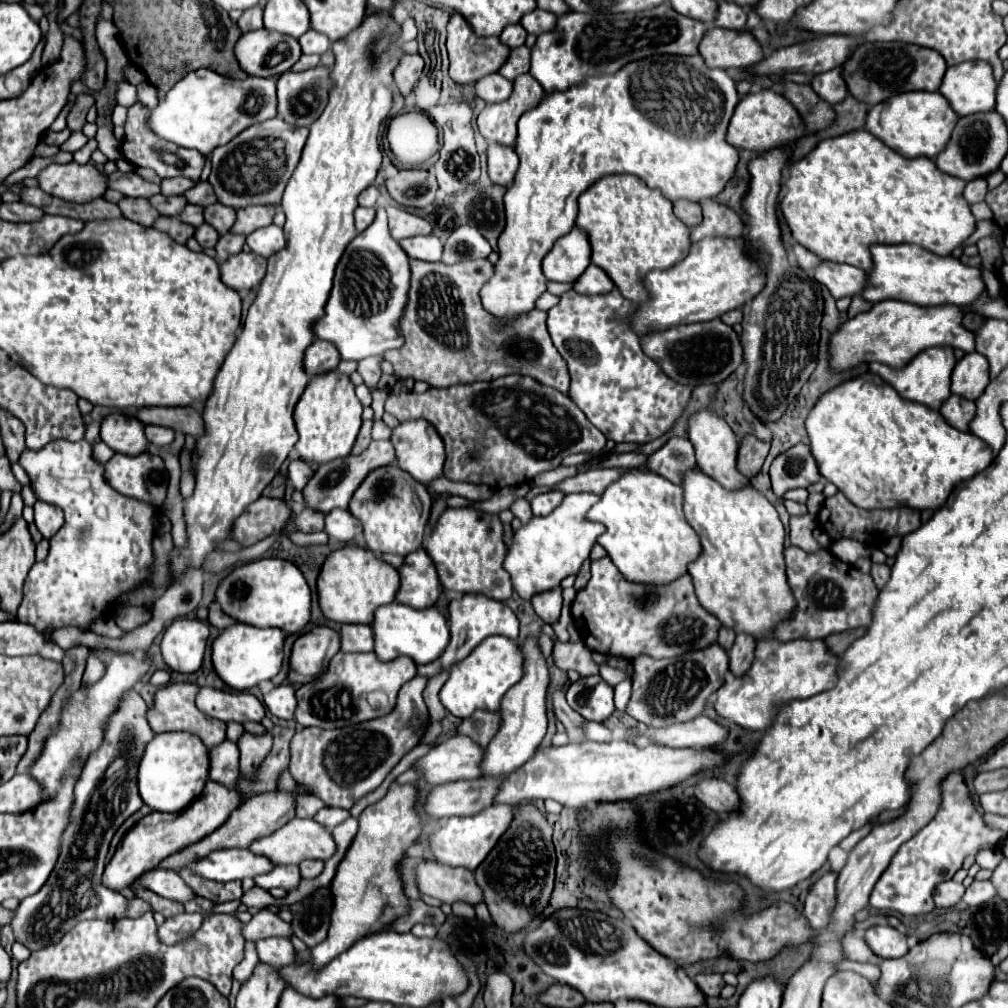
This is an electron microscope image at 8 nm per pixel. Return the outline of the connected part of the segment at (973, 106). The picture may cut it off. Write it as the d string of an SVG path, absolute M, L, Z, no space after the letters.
M964 62L946 70L938 92L958 116L968 116L994 108L996 86L988 62Z

